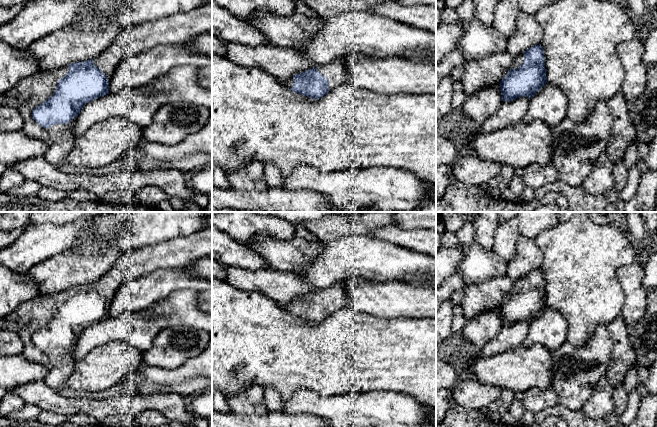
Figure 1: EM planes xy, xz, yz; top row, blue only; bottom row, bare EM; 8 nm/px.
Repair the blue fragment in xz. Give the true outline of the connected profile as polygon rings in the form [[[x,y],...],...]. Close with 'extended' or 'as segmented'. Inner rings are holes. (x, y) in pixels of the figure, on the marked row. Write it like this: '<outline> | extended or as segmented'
[[[338,59],[327,65],[317,65],[279,82],[293,92],[317,100],[334,88],[348,83],[348,78],[342,59]]] | extended

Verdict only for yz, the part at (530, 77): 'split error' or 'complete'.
split error

